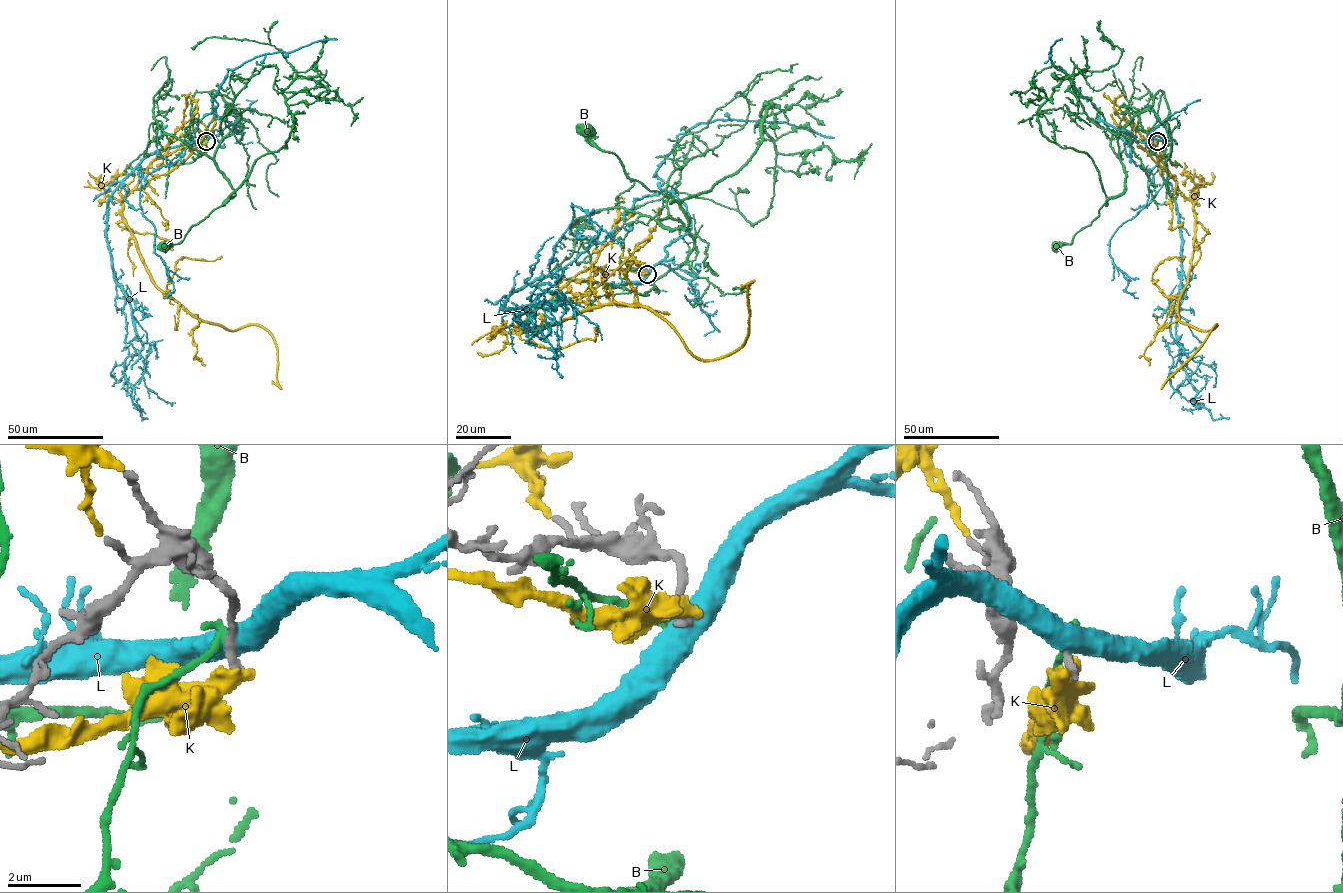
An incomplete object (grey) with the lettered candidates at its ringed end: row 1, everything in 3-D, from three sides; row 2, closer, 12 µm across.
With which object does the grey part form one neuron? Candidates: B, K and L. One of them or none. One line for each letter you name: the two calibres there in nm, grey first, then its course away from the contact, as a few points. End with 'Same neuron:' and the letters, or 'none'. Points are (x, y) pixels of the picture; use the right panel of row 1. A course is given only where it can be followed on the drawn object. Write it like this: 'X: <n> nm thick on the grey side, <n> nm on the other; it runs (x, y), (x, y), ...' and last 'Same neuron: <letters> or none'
Same neuron: none

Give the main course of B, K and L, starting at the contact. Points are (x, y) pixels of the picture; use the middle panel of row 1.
B: (646, 273), (626, 261), (632, 283), (680, 266), (693, 238), (659, 220), (678, 229), (688, 219), (586, 132)
K: (647, 273), (572, 279), (526, 326), (604, 305), (642, 306), (698, 358), (719, 359), (744, 342), (754, 280)
L: (647, 273), (616, 284), (538, 277), (506, 299), (505, 309), (554, 304), (531, 306), (529, 314), (562, 378)

